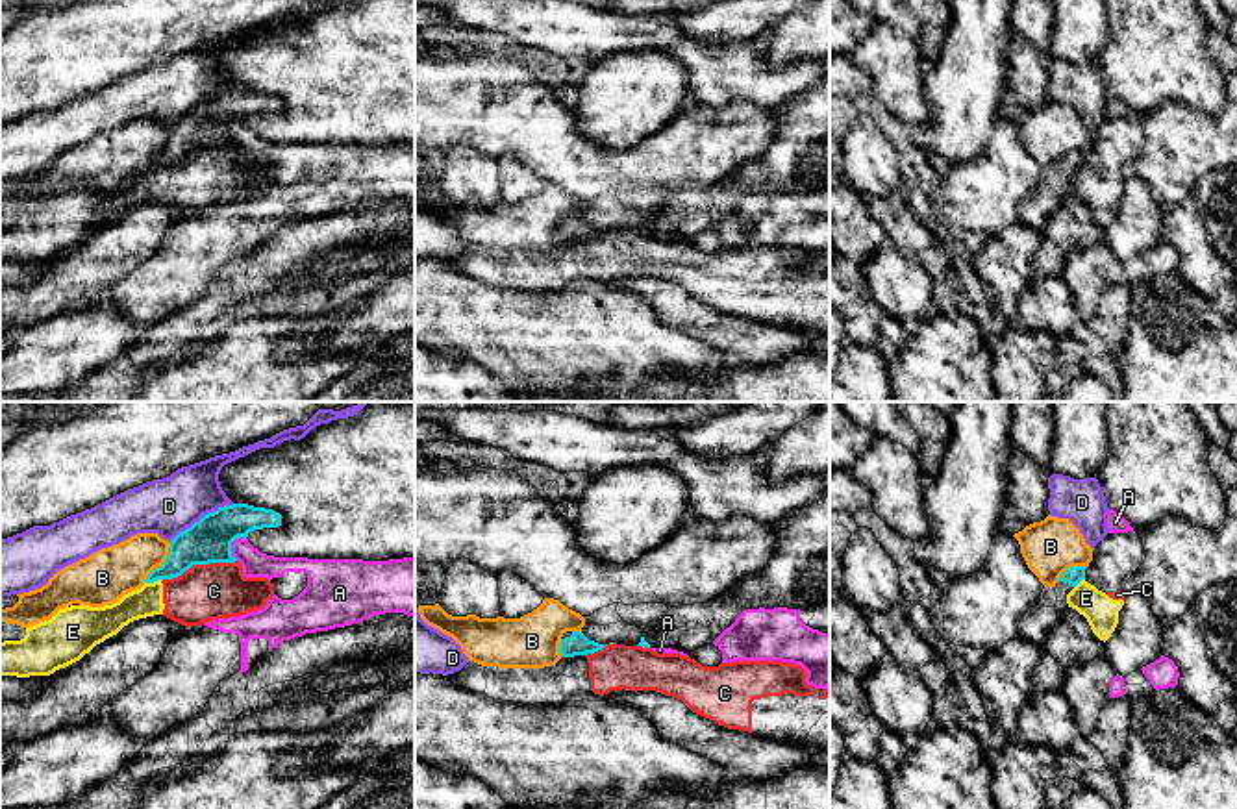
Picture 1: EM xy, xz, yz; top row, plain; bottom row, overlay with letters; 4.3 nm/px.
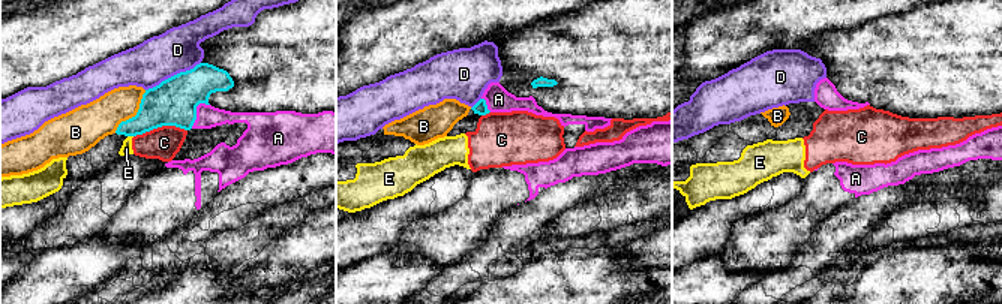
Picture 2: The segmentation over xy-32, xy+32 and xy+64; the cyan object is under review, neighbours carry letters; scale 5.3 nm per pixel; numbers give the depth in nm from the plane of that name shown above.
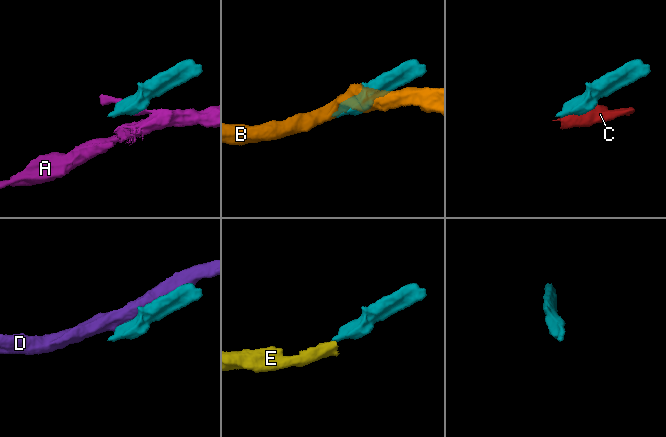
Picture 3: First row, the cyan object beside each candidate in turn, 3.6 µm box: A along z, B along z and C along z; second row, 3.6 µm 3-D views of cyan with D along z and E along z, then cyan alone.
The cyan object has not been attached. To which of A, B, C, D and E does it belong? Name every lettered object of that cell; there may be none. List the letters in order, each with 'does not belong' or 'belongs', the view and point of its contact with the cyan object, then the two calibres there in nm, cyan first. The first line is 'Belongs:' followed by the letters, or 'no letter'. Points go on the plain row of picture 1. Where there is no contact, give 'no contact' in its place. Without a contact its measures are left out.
Belongs: no letter
A: does not belong | xy (230, 132) | 190/120 nm
B: does not belong | xy (163, 149) | 190/220 nm
C: does not belong | xy (199, 149) | 190/240 nm
D: does not belong | xy (202, 102) | 190/240 nm
E: does not belong | xy (152, 167) | 170/130 nm

